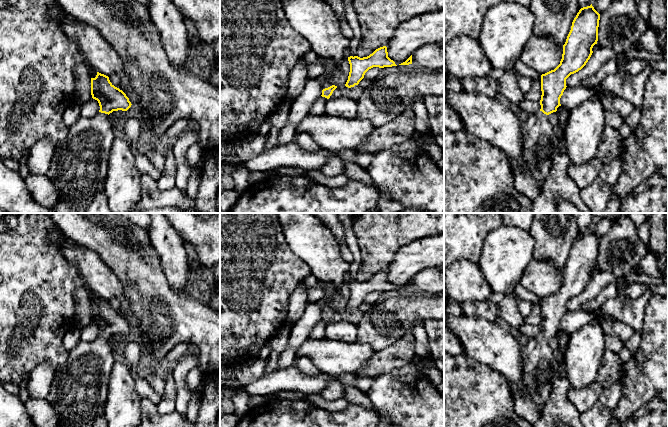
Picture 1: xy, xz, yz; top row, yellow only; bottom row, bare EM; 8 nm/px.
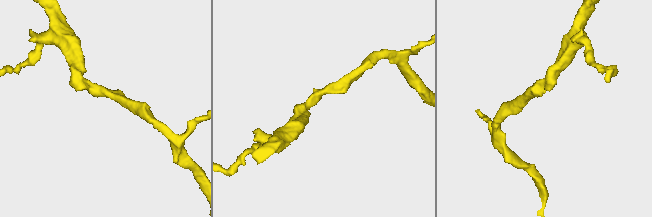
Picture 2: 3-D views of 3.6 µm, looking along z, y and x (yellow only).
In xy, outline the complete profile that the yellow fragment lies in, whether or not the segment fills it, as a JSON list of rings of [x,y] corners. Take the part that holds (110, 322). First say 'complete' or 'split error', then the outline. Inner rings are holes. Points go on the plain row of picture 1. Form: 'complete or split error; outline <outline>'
split error; outline [[[99,296],[91,302],[91,319],[99,327],[99,336],[90,342],[79,341],[68,351],[68,359],[57,369],[46,397],[56,410],[59,419],[57,427],[91,427],[108,398],[110,374],[115,362],[109,338],[118,334],[127,335],[132,329],[126,318],[115,311],[108,300]]]

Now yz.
split error; outline [[[592,228],[579,234],[563,269],[560,288],[541,299],[541,333],[522,346],[524,388],[518,390],[509,386],[514,411],[532,426],[542,416],[557,373],[554,350],[549,346],[548,339],[561,330],[566,303],[581,294],[590,283],[592,272],[598,265],[599,244],[600,238]]]

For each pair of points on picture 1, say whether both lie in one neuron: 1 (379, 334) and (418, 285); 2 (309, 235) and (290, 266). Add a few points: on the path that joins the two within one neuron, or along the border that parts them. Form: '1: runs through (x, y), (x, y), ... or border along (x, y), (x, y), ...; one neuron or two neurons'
1: border along (415, 293), (433, 295); two neurons
2: border along (285, 235), (289, 248), (308, 265), (311, 274); two neurons

